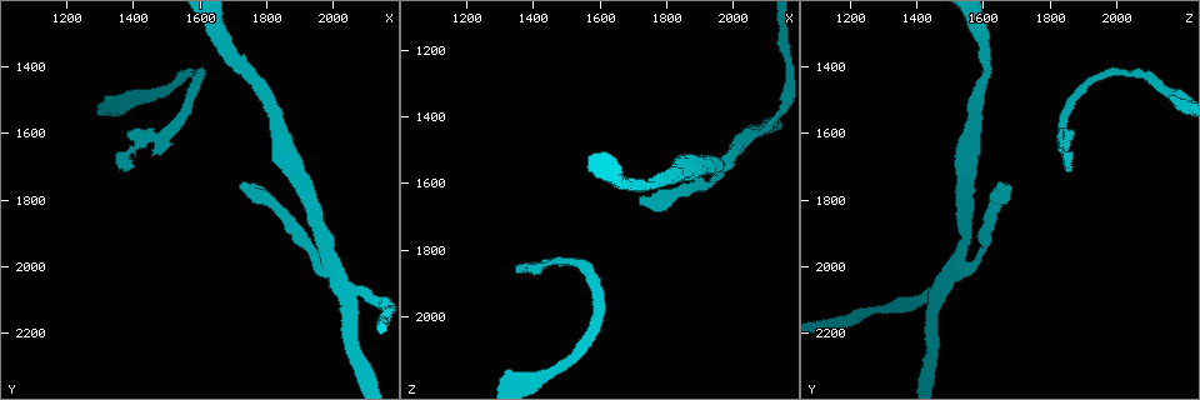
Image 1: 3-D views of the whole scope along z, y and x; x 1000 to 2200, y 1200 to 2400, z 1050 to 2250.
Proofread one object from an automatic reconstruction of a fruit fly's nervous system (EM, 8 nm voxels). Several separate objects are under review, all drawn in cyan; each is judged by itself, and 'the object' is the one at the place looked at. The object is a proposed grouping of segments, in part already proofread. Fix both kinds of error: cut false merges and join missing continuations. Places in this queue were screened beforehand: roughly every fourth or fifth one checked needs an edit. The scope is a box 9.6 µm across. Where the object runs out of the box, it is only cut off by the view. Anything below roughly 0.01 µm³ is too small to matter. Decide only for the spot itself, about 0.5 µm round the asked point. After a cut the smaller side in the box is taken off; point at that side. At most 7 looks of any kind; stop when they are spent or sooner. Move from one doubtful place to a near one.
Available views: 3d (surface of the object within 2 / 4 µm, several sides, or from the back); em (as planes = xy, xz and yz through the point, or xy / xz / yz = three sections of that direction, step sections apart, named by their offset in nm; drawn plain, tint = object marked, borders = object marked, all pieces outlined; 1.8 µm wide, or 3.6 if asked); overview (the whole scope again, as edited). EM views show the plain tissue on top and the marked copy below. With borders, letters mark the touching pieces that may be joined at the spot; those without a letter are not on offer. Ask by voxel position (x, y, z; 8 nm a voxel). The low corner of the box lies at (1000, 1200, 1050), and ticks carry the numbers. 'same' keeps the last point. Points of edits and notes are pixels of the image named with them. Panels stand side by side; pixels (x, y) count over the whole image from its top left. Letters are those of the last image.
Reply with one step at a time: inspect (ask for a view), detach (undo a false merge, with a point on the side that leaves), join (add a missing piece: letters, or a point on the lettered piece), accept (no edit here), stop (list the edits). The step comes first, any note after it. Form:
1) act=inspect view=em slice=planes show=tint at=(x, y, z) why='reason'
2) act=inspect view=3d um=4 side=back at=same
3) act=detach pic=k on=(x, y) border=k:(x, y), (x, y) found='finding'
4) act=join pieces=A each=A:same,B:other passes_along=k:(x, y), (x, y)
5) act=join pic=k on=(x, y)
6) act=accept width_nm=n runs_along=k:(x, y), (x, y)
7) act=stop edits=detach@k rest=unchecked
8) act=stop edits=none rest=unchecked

act=inspect view=em slice=planes show=borders at=(1310, 1480, 2170)

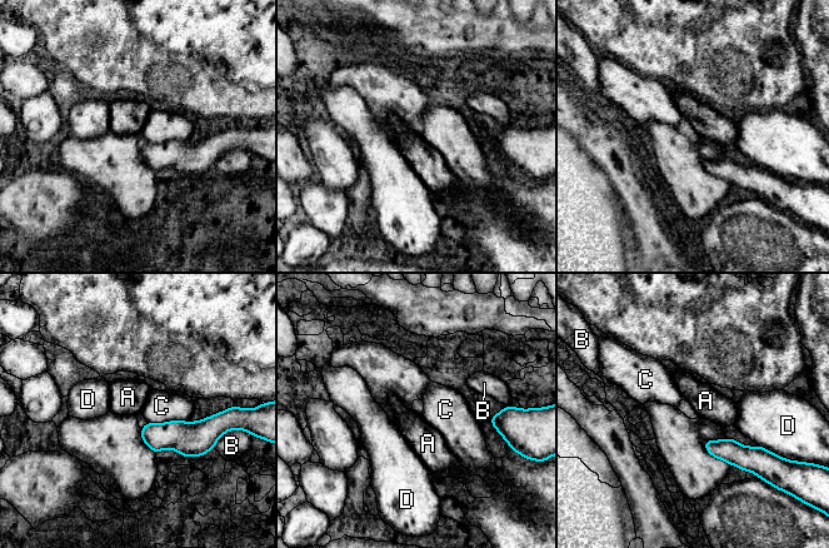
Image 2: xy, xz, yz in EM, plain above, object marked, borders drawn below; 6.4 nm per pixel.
act=accept width_nm=130 each=A:other,B:other,C:other,D:other border=2:(146, 421), (153, 423), (186, 422) found='none of them fits'

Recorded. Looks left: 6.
act=inspect view=em slice=xz step=16 show=borders at=(1430, 1620, 1850) why='arms part here'

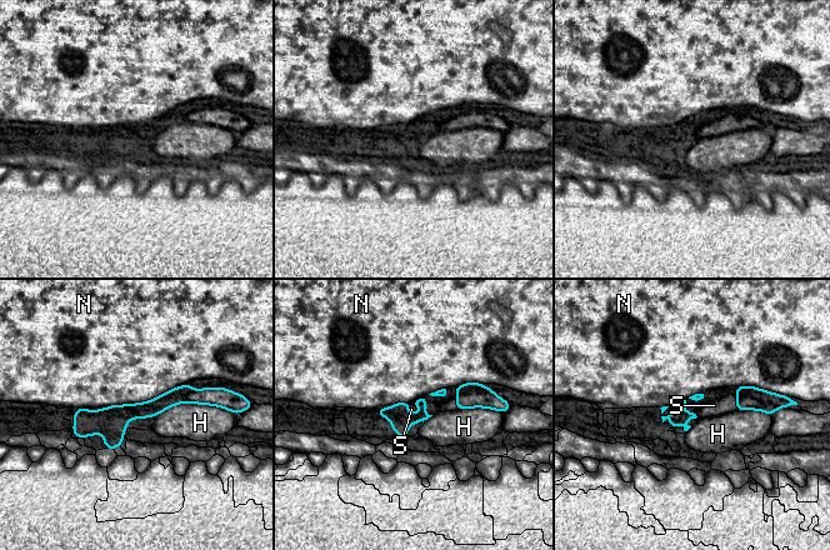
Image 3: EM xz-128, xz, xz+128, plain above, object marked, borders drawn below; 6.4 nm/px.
act=join pieces=S longest_contact=H:400nm each=H:other,N:other,S:same passes_along=3:(675, 418), (695, 415), (714, 405) found='the neuron continues'

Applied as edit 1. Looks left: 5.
act=inspect view=em slice=planes show=borders at=(1720, 1750, 1640)

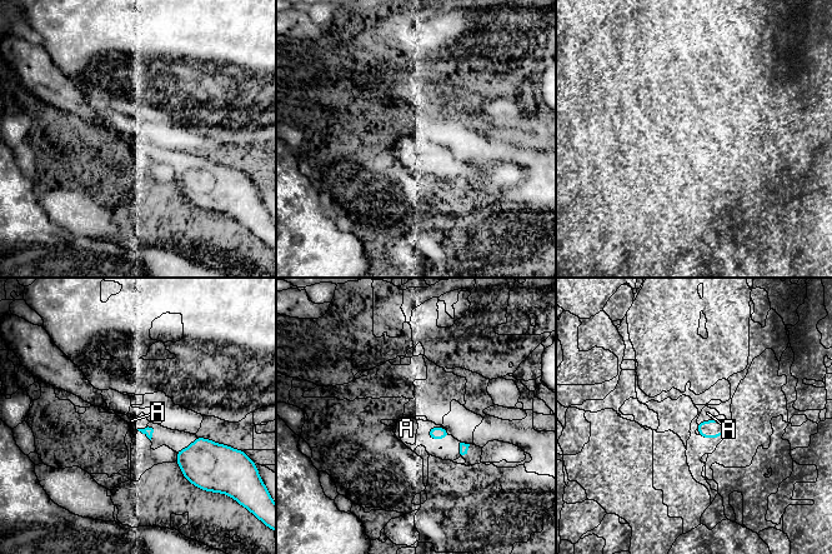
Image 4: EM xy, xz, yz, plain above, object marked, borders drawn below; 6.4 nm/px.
act=join pieces=A each=A:same found='the neuron continues'

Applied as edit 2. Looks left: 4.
act=stop edits=join@3,join@4 rest=unchecked

